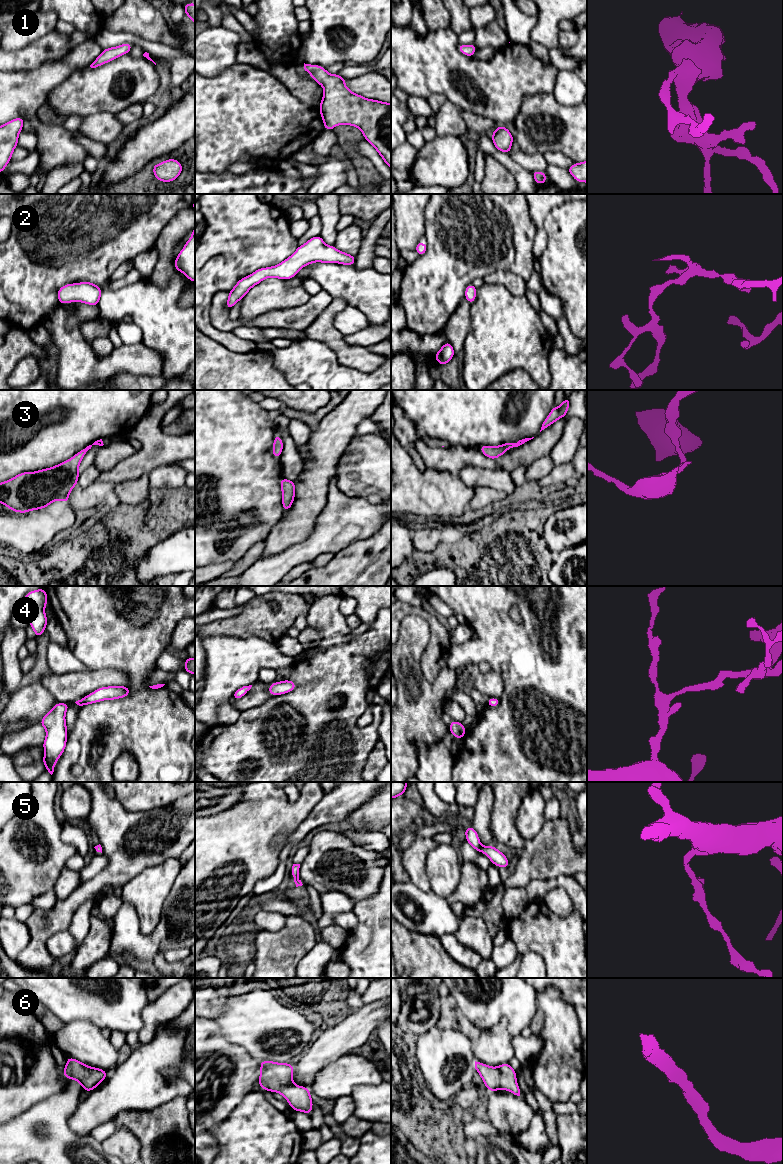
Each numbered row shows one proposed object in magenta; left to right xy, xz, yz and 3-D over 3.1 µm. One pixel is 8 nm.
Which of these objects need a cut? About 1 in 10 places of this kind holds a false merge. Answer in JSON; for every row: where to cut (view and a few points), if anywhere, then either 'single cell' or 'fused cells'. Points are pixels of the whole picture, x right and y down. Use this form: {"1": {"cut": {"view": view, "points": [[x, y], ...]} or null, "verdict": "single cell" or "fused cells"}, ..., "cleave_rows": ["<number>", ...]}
{"1": {"cut": null, "verdict": "single cell"}, "2": {"cut": null, "verdict": "single cell"}, "3": {"cut": null, "verdict": "single cell"}, "4": {"cut": null, "verdict": "single cell"}, "5": {"cut": null, "verdict": "single cell"}, "6": {"cut": null, "verdict": "single cell"}, "cleave_rows": []}

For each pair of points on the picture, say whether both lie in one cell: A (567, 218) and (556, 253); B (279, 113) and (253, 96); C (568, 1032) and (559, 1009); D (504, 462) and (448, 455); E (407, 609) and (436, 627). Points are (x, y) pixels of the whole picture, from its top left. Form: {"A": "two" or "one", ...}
{"A": "one", "B": "one", "C": "one", "D": "two", "E": "one"}

